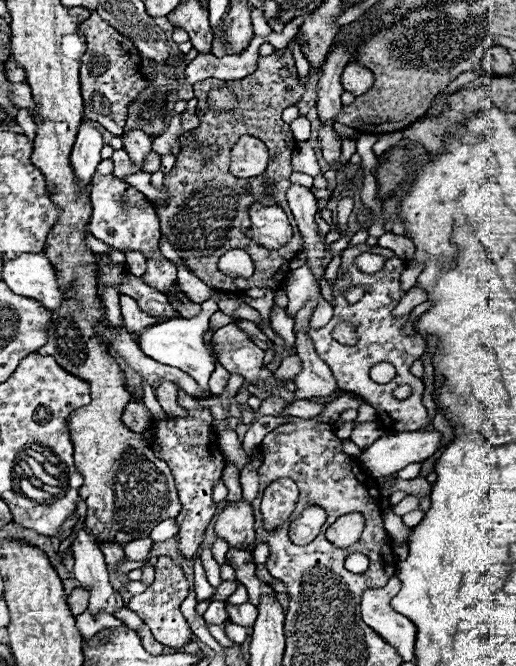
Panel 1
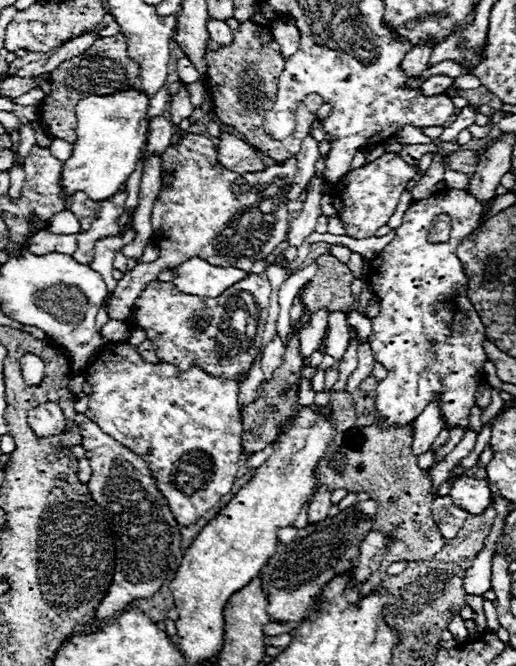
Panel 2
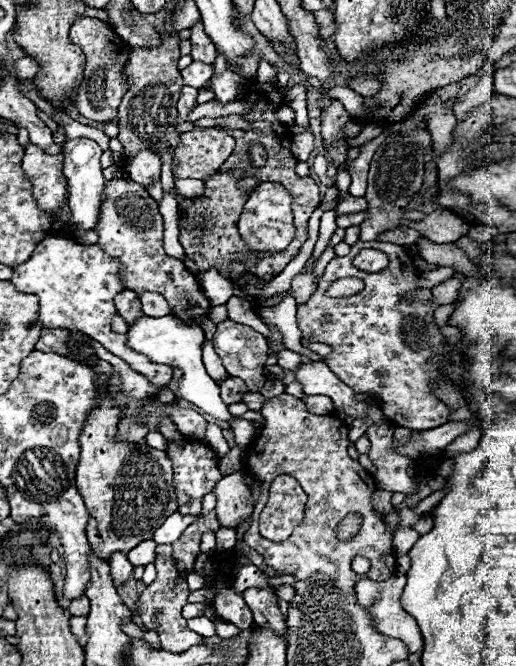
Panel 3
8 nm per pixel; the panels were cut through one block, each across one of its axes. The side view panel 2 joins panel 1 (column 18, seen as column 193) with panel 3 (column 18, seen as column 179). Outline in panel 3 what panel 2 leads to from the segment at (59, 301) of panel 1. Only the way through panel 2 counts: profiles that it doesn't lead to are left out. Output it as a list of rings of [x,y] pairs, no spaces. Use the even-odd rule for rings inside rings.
[[[44,238],[30,260],[14,268],[12,284],[20,292],[36,294],[40,298],[40,322],[44,328],[66,328],[78,330],[100,342],[108,352],[126,360],[136,372],[144,374],[156,388],[156,398],[160,402],[172,402],[172,392],[166,388],[172,378],[172,368],[162,364],[152,364],[142,354],[136,354],[126,346],[126,334],[114,334],[110,322],[116,314],[114,296],[124,290],[118,278],[120,262],[110,258],[98,244],[84,246],[68,238]]]

